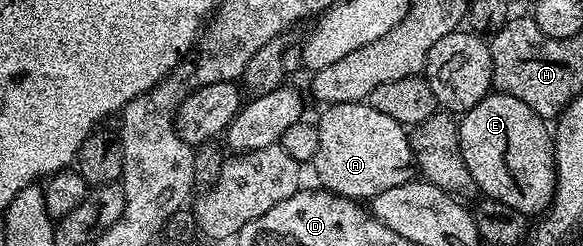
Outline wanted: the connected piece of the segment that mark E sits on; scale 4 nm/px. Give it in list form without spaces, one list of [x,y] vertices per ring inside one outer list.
[[[491,91],[486,94],[486,98],[480,103],[476,103],[476,107],[466,110],[461,114],[458,121],[458,150],[460,155],[464,159],[464,167],[468,167],[468,171],[472,175],[474,185],[476,189],[482,192],[483,198],[491,197],[496,199],[500,203],[508,203],[508,207],[512,207],[516,211],[525,213],[527,215],[542,215],[550,208],[550,202],[554,199],[554,189],[558,185],[558,172],[556,171],[556,159],[554,158],[554,138],[551,130],[546,130],[547,122],[540,115],[536,115],[536,111],[532,111],[532,107],[528,107],[528,103],[520,103],[520,99],[516,99],[512,95],[507,93],[499,93],[497,91]]]

